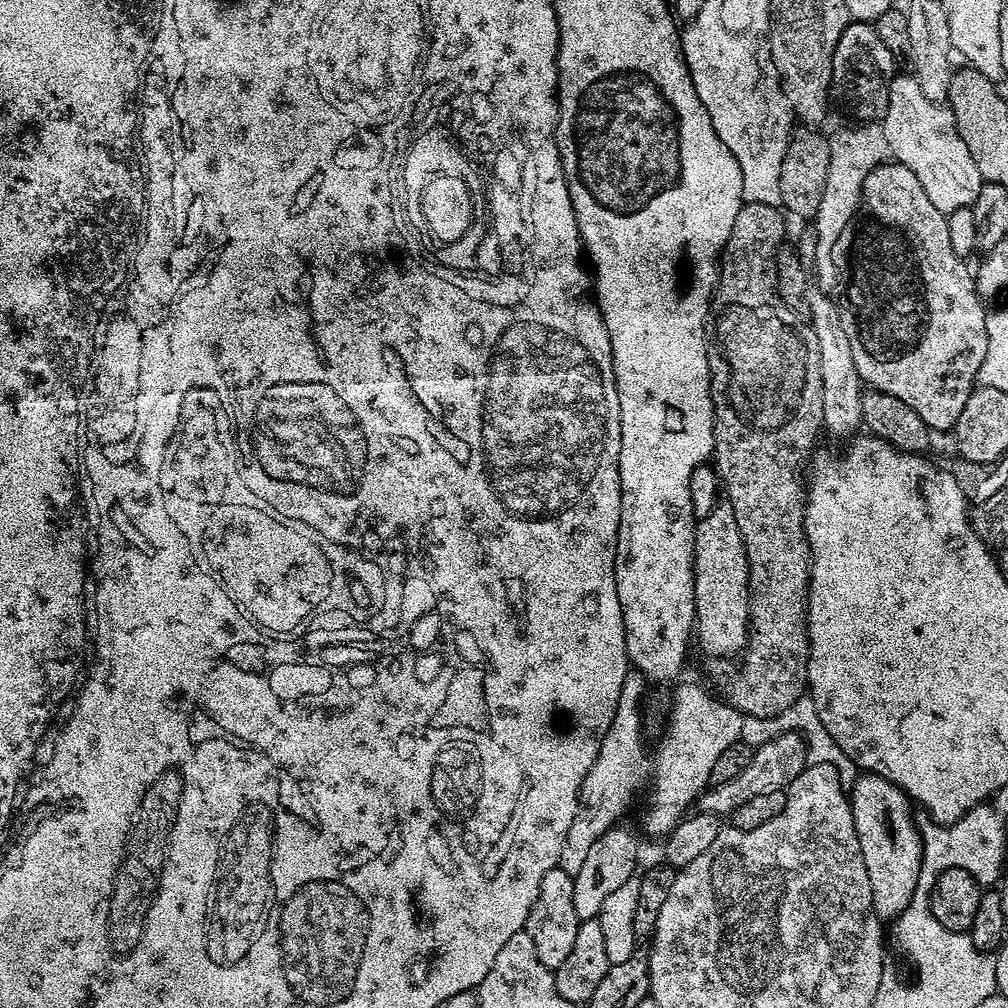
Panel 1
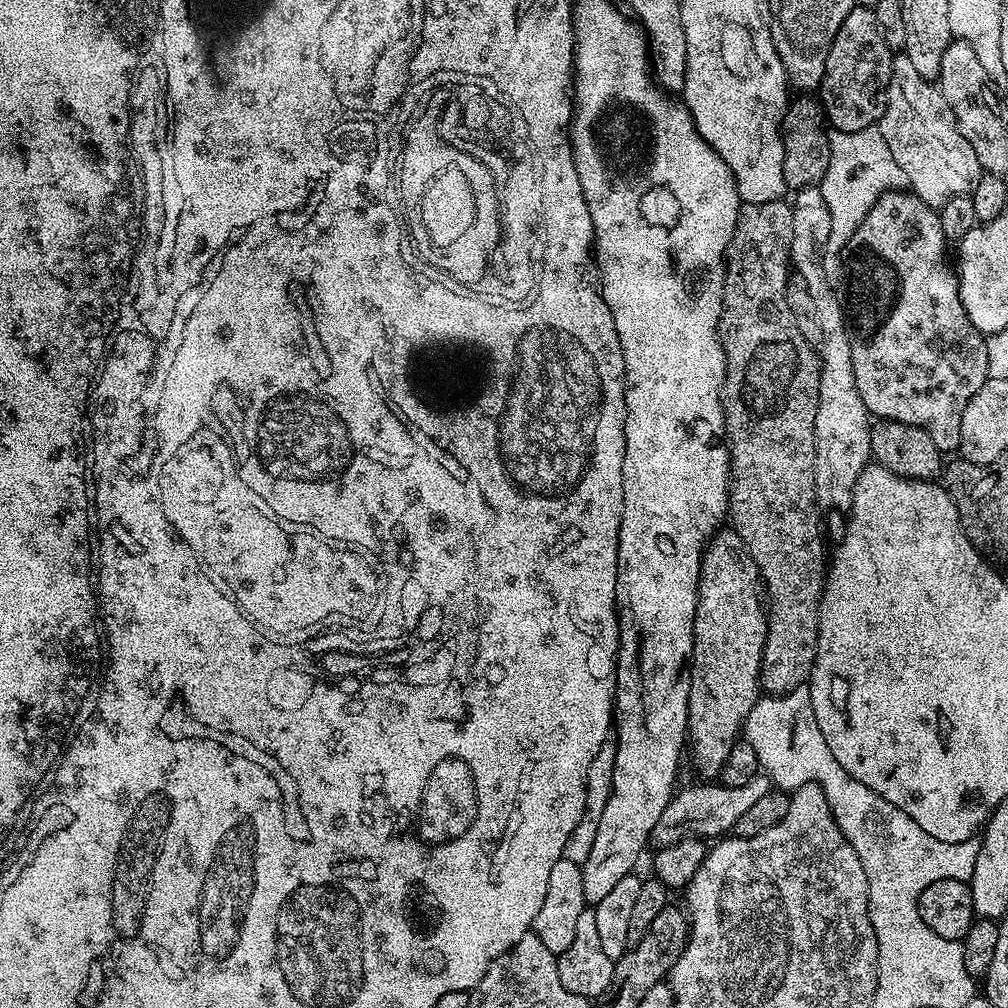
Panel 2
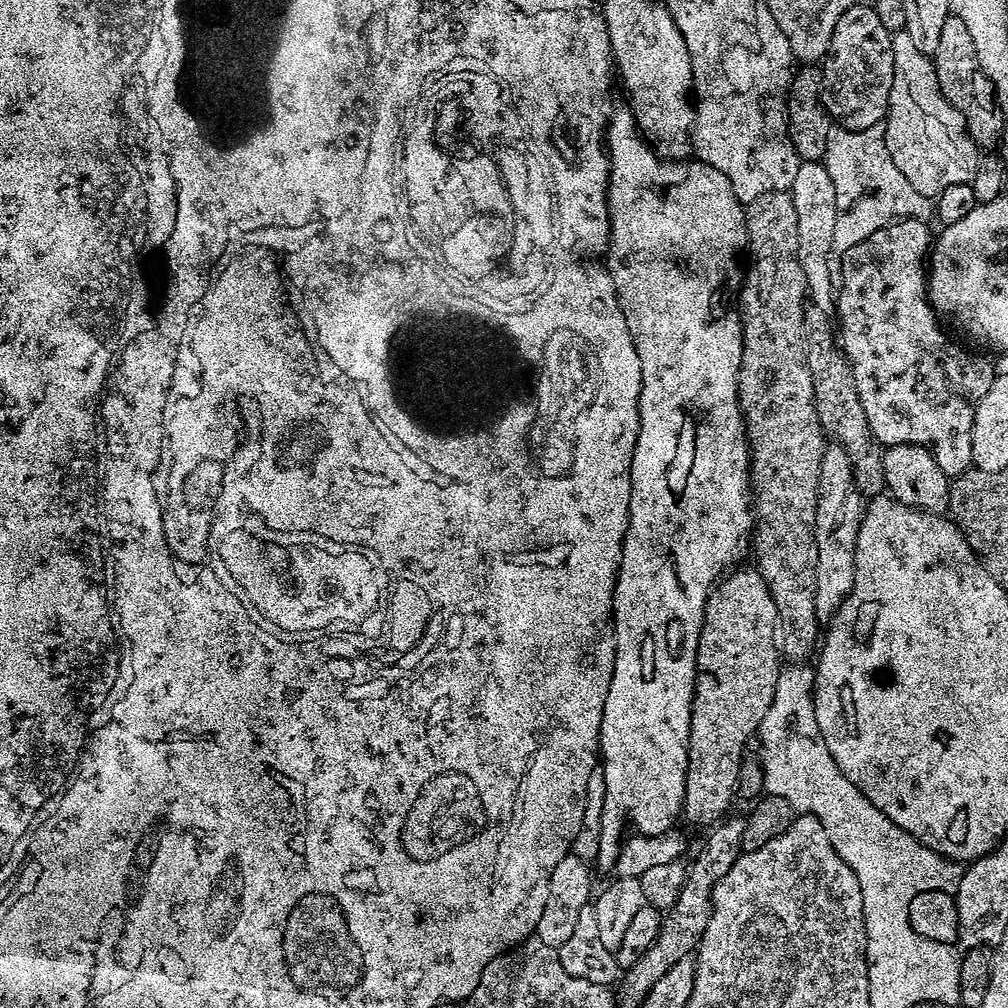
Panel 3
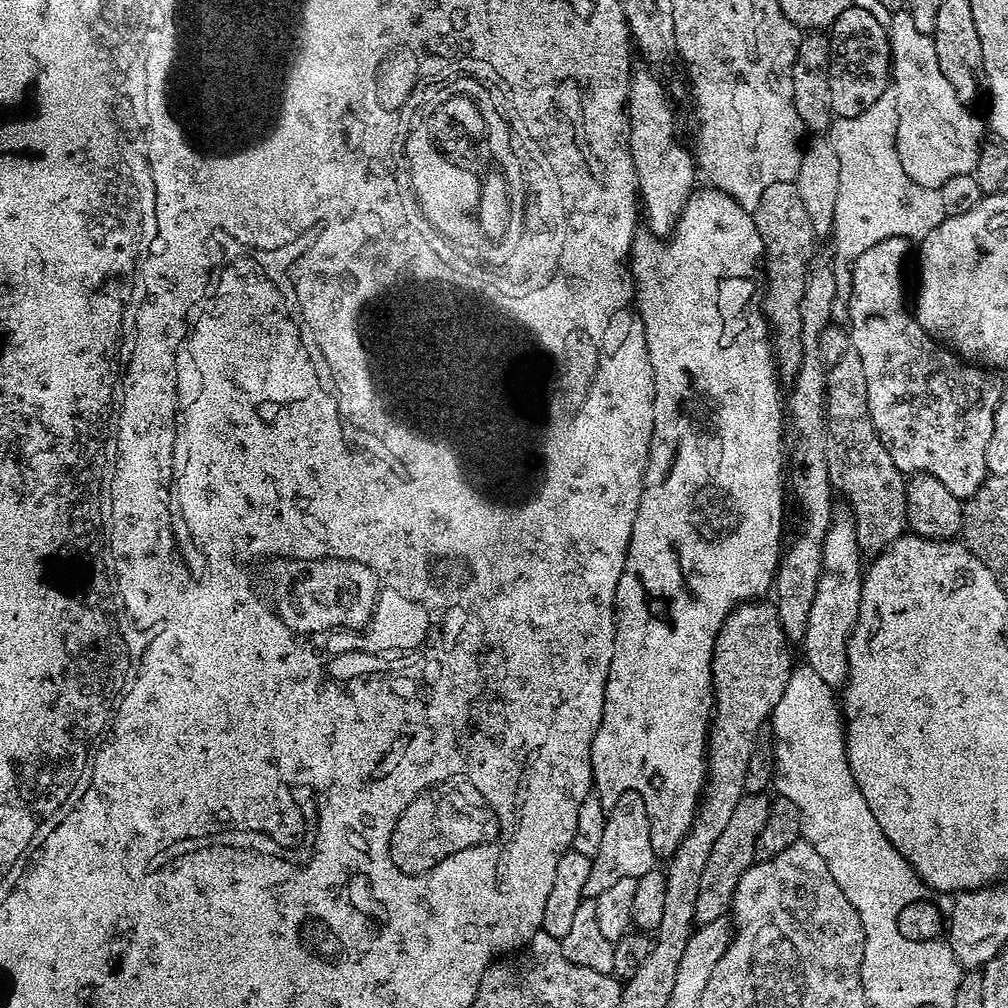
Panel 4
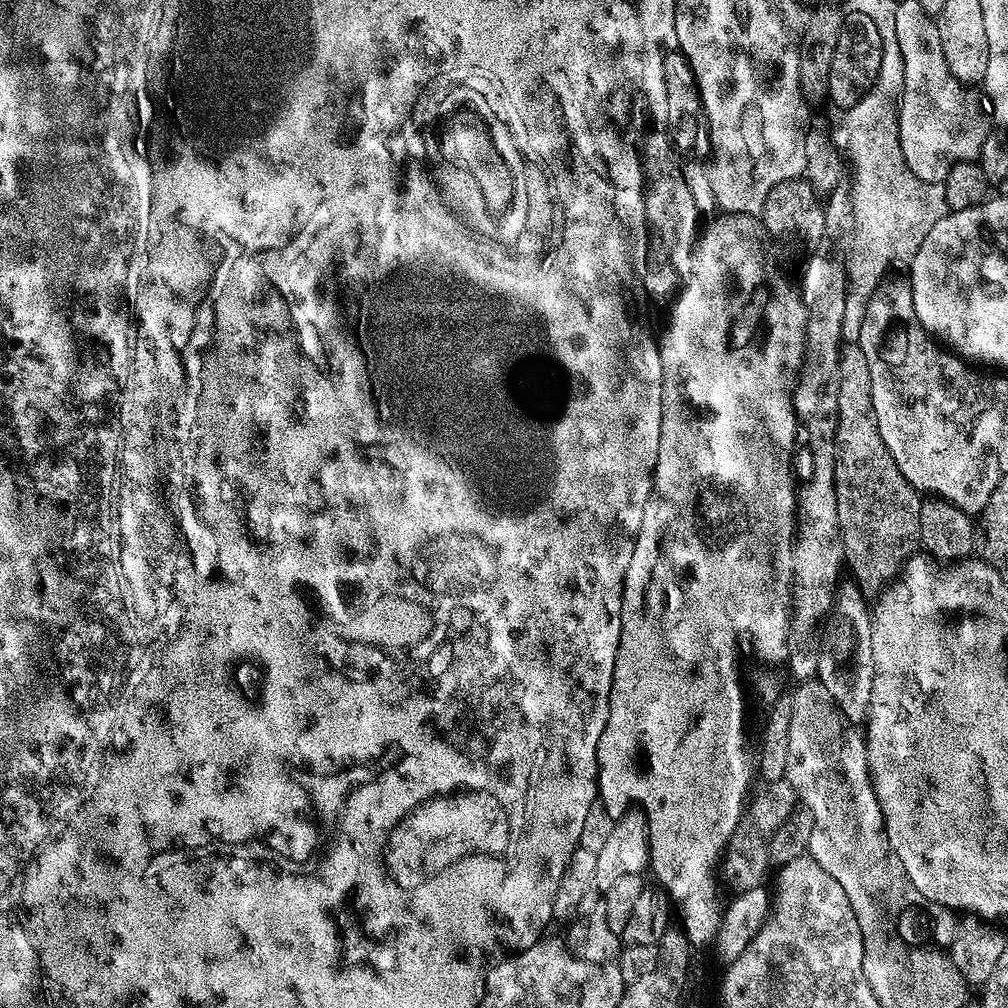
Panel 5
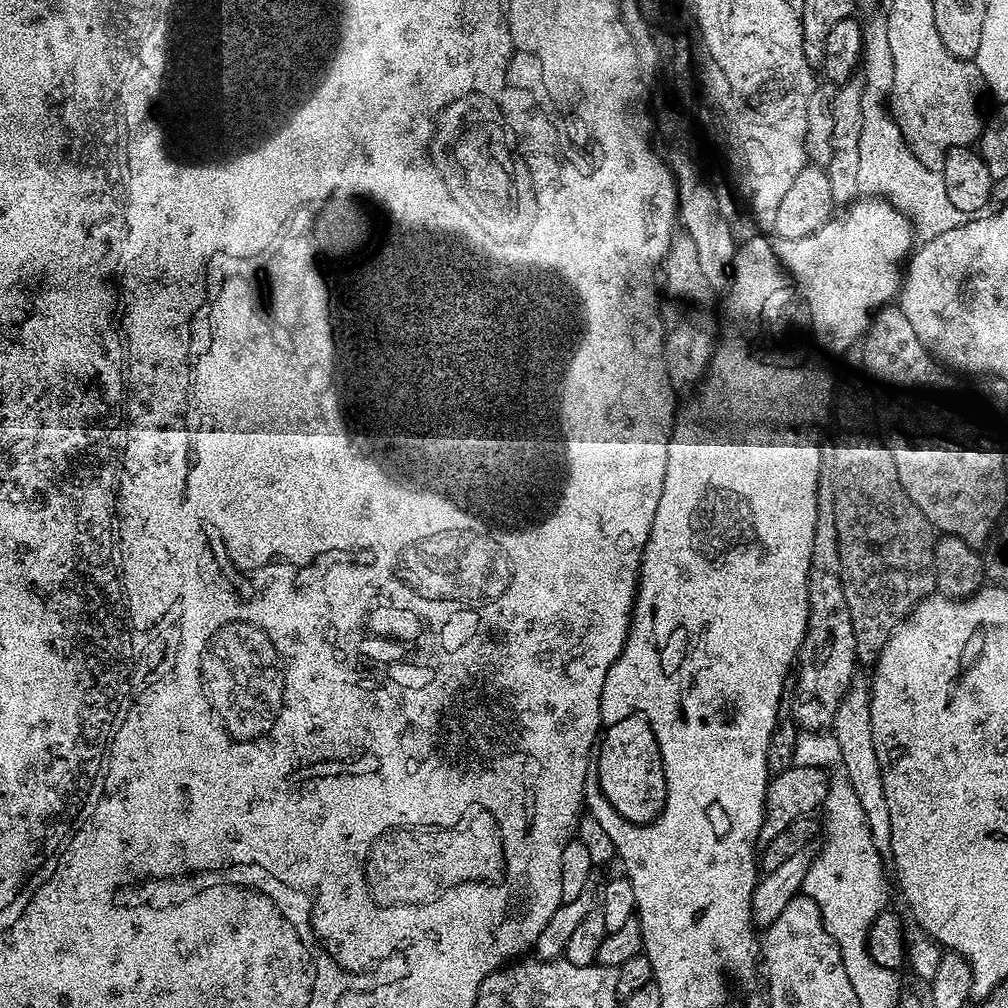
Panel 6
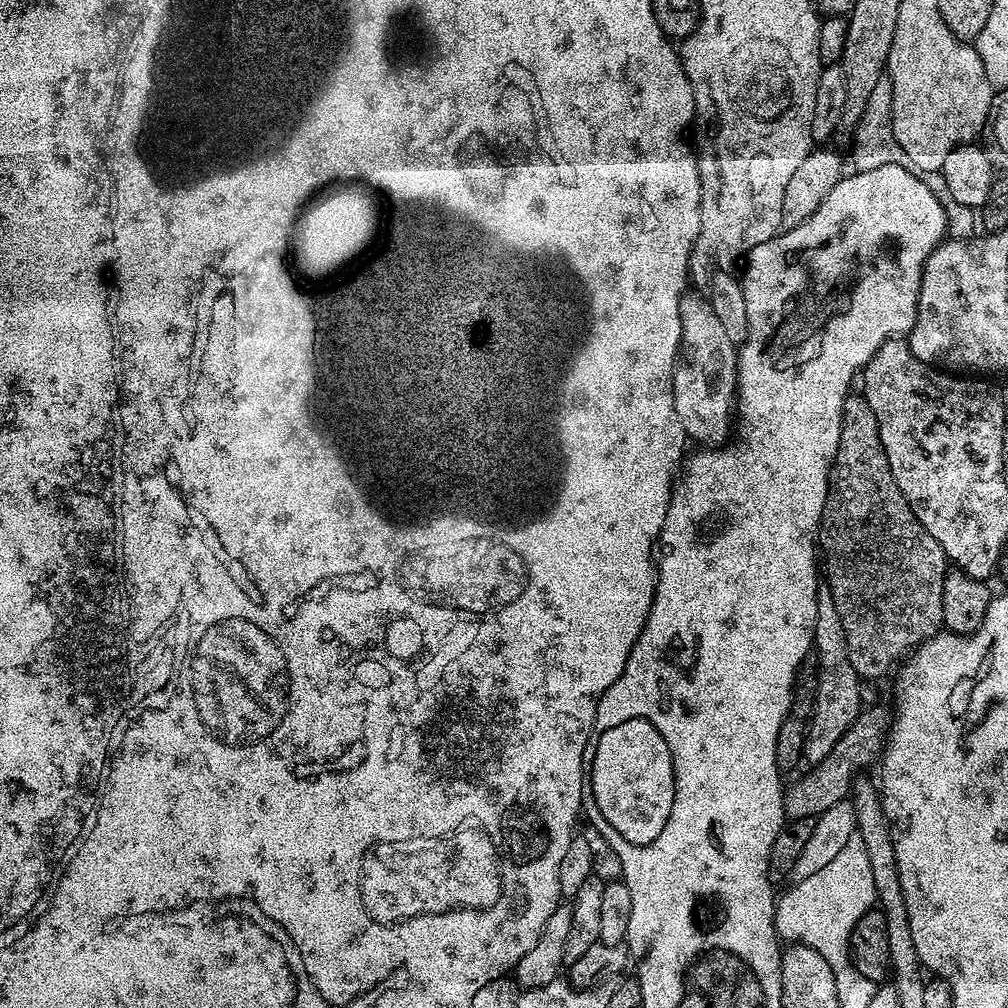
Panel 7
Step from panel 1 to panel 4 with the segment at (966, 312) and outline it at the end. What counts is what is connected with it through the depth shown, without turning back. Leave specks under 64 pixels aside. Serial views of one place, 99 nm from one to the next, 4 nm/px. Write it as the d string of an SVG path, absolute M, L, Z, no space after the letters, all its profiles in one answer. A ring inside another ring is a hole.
M899 236L898 238L886 238L882 242L874 242L874 246L870 246L862 254L858 254L858 258L852 264L852 293L848 307L850 322L846 331L854 342L854 350L858 350L858 355L862 358L862 367L866 374L866 398L870 402L870 418L874 422L874 430L878 434L882 446L886 446L890 458L894 458L894 466L898 466L898 470L905 474L925 472L938 478L938 482L942 482L942 486L946 486L946 490L950 490L950 494L954 494L961 502L964 502L980 489L982 482L989 475L986 466L986 446L990 446L990 434L994 432L994 414L1000 401L1002 384L1001 381L998 382L991 376L993 373L987 367L969 362L957 355L951 347L933 340L916 321L909 305L908 308L904 305L904 284L900 281L900 263L903 262L908 247L910 247L909 241L905 237Z

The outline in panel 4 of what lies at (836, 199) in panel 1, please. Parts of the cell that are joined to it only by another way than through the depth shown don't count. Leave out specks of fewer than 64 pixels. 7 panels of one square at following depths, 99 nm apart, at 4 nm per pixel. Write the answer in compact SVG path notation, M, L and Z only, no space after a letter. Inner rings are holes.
M887 90L872 106L857 117L833 119L828 125L828 145L838 154L838 202L834 202L834 218L830 239L832 273L834 274L834 302L832 324L847 329L850 322L848 307L852 293L852 264L862 254L886 238L903 236L912 242L924 239L930 230L944 221L939 191L918 186L902 170L898 162L896 135L898 134L898 102L896 93Z

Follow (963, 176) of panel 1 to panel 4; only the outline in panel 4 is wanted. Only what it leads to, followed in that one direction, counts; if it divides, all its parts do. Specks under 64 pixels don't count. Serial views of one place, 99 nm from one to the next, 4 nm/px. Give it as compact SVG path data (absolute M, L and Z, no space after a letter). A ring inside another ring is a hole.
M907 10L892 13L892 21L886 27L891 52L890 80L898 102L898 162L902 162L902 170L918 186L939 190L949 178L975 173L986 124L972 113L969 105L963 104L954 86L946 82L931 36L914 26L914 18Z

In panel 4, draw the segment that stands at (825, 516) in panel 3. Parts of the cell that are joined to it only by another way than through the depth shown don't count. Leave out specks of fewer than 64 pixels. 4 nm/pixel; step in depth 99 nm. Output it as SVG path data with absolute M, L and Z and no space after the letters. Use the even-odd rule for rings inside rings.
M836 506L832 509L832 517L830 518L830 526L826 530L826 538L822 546L822 566L823 572L820 573L820 581L818 582L818 590L814 590L814 603L810 606L810 614L808 615L808 622L806 624L806 634L802 641L804 647L804 656L802 656L803 663L810 665L812 669L822 677L822 682L826 682L826 686L830 686L833 690L843 689L848 682L848 639L856 625L858 618L858 610L860 609L860 595L862 594L862 564L860 568L860 560L862 561L862 553L858 546L858 538L856 537L856 523L852 517L852 512L847 506Z

